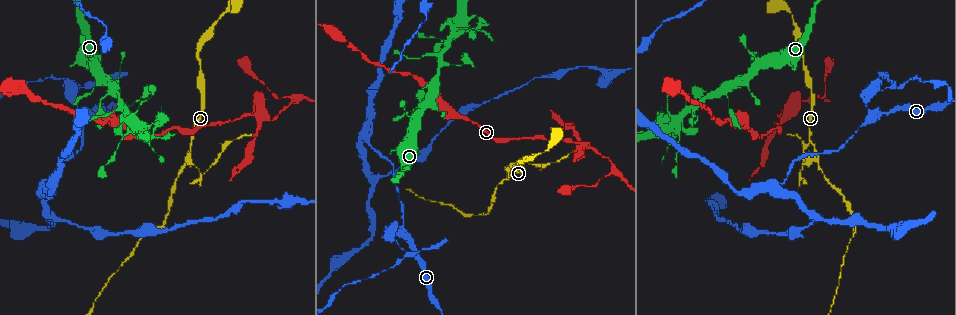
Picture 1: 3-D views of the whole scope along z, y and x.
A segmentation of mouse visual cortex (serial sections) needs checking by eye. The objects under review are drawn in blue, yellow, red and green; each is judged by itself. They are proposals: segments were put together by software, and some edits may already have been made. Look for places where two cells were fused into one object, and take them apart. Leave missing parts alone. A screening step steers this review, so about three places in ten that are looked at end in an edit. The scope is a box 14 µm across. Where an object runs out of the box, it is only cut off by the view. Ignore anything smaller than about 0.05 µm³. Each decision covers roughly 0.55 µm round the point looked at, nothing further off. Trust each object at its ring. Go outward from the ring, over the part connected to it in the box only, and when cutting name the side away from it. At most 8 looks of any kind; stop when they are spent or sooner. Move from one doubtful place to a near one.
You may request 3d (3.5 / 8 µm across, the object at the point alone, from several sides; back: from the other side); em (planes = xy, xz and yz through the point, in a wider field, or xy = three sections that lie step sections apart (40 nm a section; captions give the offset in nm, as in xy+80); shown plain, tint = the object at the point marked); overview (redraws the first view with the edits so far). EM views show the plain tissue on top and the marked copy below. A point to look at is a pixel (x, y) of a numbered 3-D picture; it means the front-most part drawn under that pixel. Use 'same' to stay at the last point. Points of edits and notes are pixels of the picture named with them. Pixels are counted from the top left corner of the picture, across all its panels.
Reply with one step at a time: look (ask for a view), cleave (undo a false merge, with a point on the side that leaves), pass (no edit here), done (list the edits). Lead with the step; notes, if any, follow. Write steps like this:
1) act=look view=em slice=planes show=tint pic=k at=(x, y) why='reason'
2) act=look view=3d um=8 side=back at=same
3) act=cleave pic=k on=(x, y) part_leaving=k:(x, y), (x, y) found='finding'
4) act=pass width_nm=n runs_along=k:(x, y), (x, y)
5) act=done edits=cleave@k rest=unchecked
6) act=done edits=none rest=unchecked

act=look view=3d um=3.5 pic=1 at=(73, 87) why='thick turns thin'

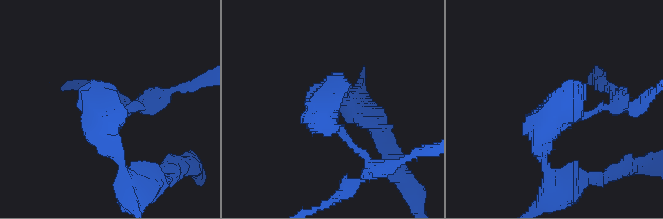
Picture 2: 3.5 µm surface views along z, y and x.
act=look view=em slice=xy step=1 show=tint pic=2 at=(561, 110) arm_widths_nm=150,200 why='now the EM'

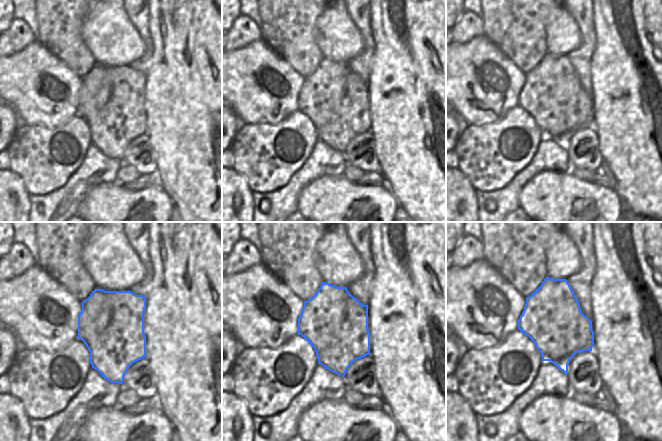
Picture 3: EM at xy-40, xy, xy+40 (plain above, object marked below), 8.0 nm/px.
act=cleave pic=2 on=(132, 107) part_leaving=2:(326, 115), (369, 163), (351, 186) found='a second cell is stuck on'

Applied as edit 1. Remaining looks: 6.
act=look view=overview why='see it whole again'

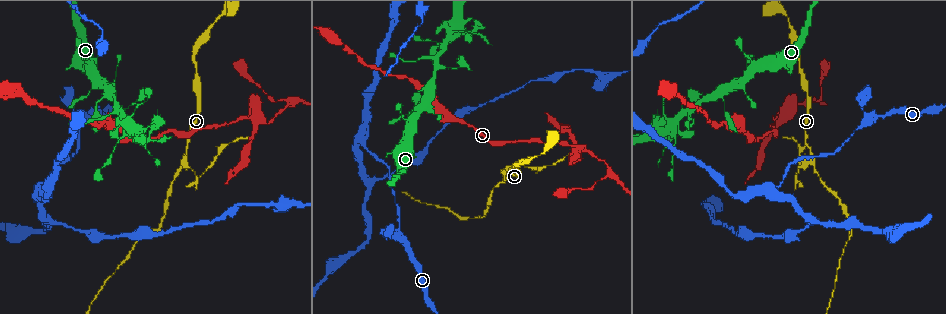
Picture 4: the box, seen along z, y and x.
act=look view=3d um=3.5 pic=4 at=(439, 63)

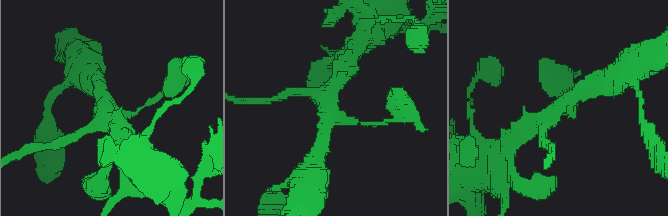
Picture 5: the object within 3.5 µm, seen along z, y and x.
act=look view=em slice=planes show=tint pic=5 at=(330, 113) arms=4 arm_widths_nm=100,150,300,300 why='need the tissue'

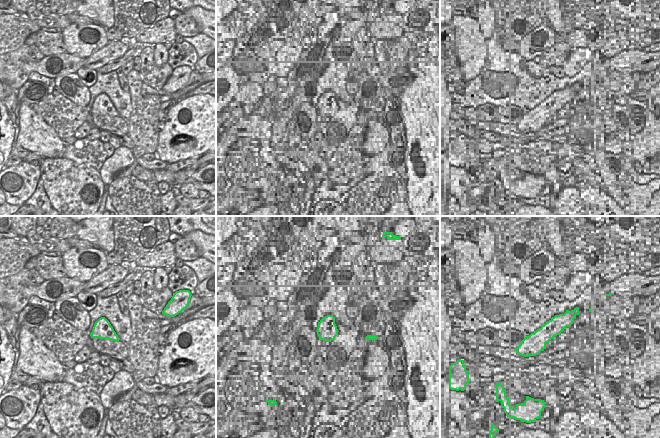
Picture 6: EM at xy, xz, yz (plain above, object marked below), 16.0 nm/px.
act=pass runs_along=5:(618, 75), (583, 87), (514, 140) found='one cell here'

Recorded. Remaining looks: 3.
act=look view=3d um=8 pic=4 at=(150, 130) why='a narrow waist'

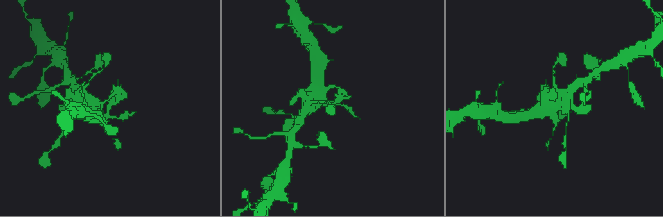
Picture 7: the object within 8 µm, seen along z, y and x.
act=look view=3d um=3.5 pic=7 at=(332, 103)

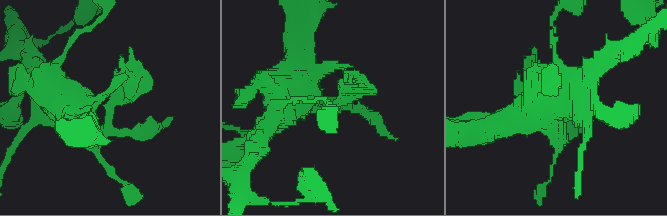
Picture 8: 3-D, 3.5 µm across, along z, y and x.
act=look view=em slice=xy step=3 show=tint pic=8 at=(110, 109) why='need the tissue'

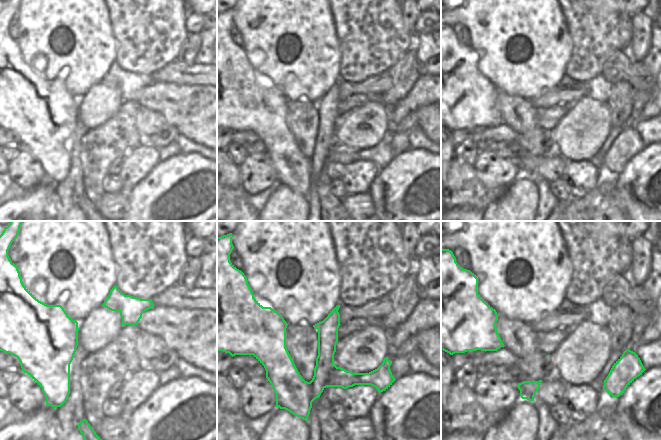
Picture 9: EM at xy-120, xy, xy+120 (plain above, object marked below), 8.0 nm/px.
act=pass runs_along=9:(263, 325), (302, 385), (372, 378), (387, 364) found='all the same cell'

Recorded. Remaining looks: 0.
act=done edits=cleave@2 rest=unchecked

